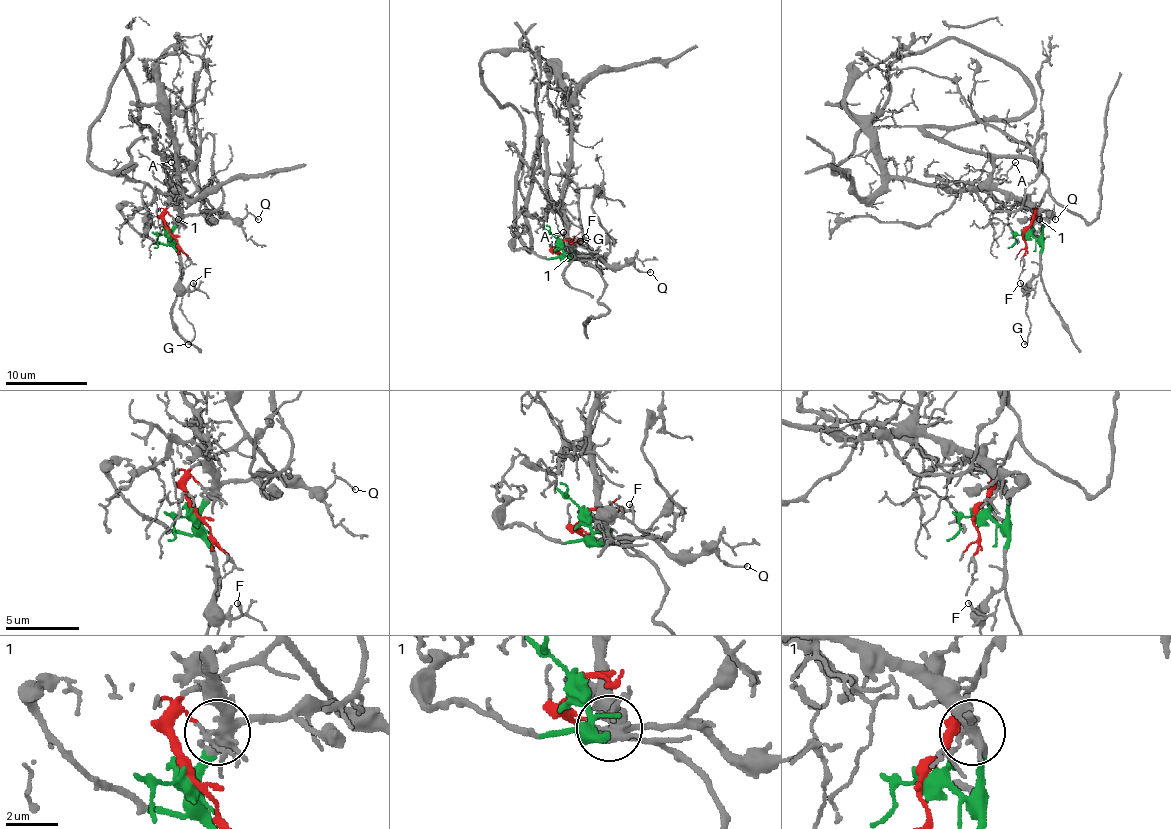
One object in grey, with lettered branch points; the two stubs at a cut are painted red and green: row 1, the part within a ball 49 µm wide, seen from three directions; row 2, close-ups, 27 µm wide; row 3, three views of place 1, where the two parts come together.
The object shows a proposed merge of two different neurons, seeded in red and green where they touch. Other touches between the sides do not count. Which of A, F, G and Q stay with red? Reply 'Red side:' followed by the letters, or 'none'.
Red side: none

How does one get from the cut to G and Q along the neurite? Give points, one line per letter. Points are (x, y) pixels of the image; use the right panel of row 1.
G: (1026, 233), (1042, 247), (1040, 272), (1030, 282), (1026, 313), (1030, 321), (1024, 343)
Q: (1026, 233), (1040, 237), (1042, 211), (1048, 213), (1048, 219), (1054, 213), (1054, 219)

